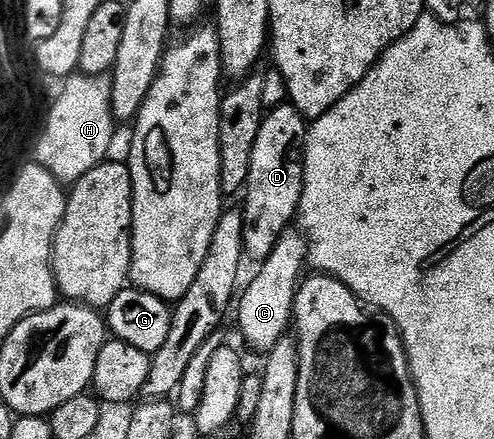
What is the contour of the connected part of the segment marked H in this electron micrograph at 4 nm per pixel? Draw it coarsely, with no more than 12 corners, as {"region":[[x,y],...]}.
{"region":[[114,81],[61,85],[36,160],[72,186],[109,157]]}

